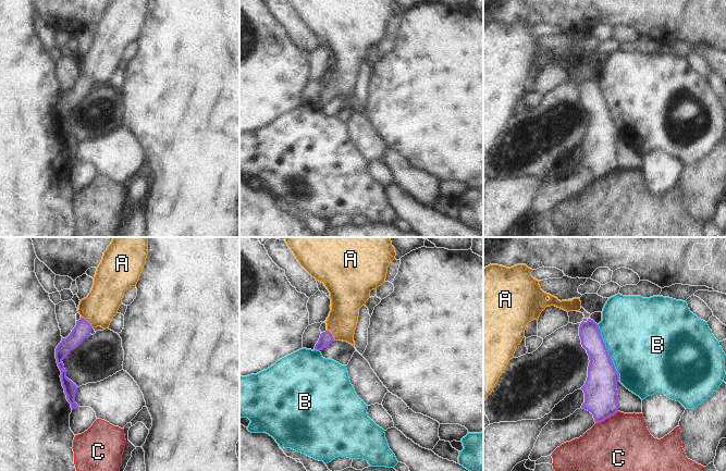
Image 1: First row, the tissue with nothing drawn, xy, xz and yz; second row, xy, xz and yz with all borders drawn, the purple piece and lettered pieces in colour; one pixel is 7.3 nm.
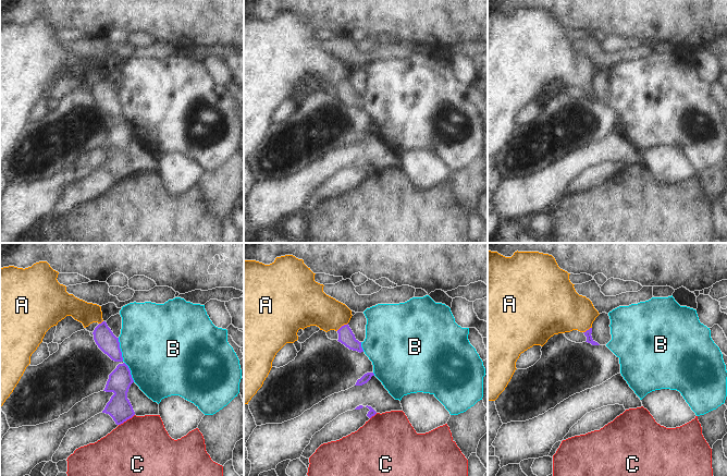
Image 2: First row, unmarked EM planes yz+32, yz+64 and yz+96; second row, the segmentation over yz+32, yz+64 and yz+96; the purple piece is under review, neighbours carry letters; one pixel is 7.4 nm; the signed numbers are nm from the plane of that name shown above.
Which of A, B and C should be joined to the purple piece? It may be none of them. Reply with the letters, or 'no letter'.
A

